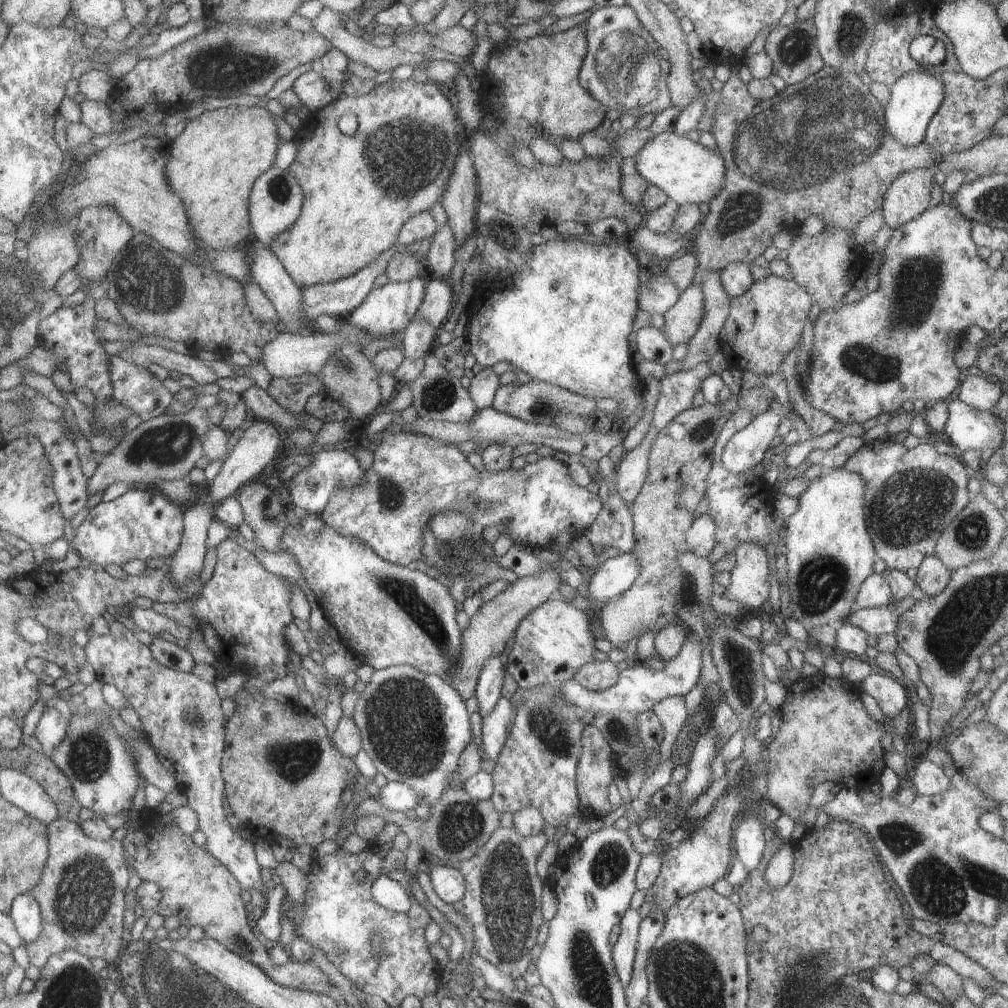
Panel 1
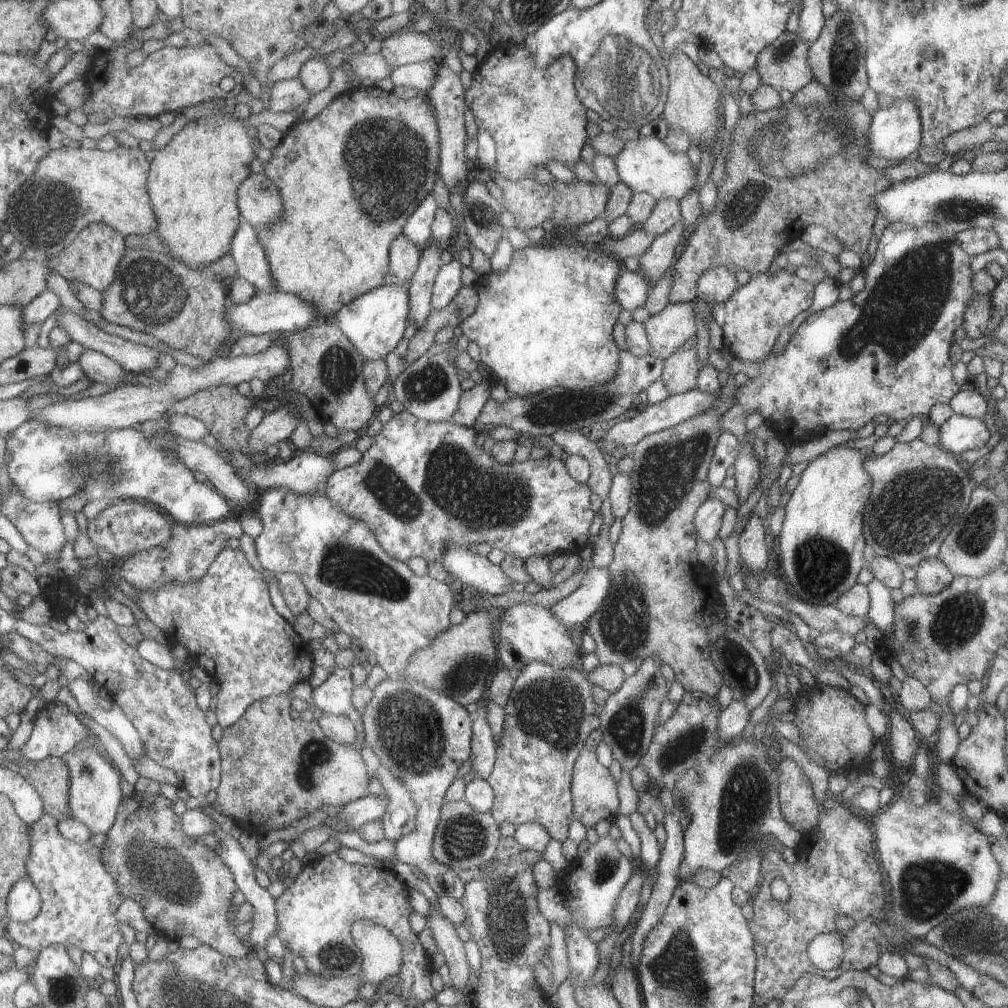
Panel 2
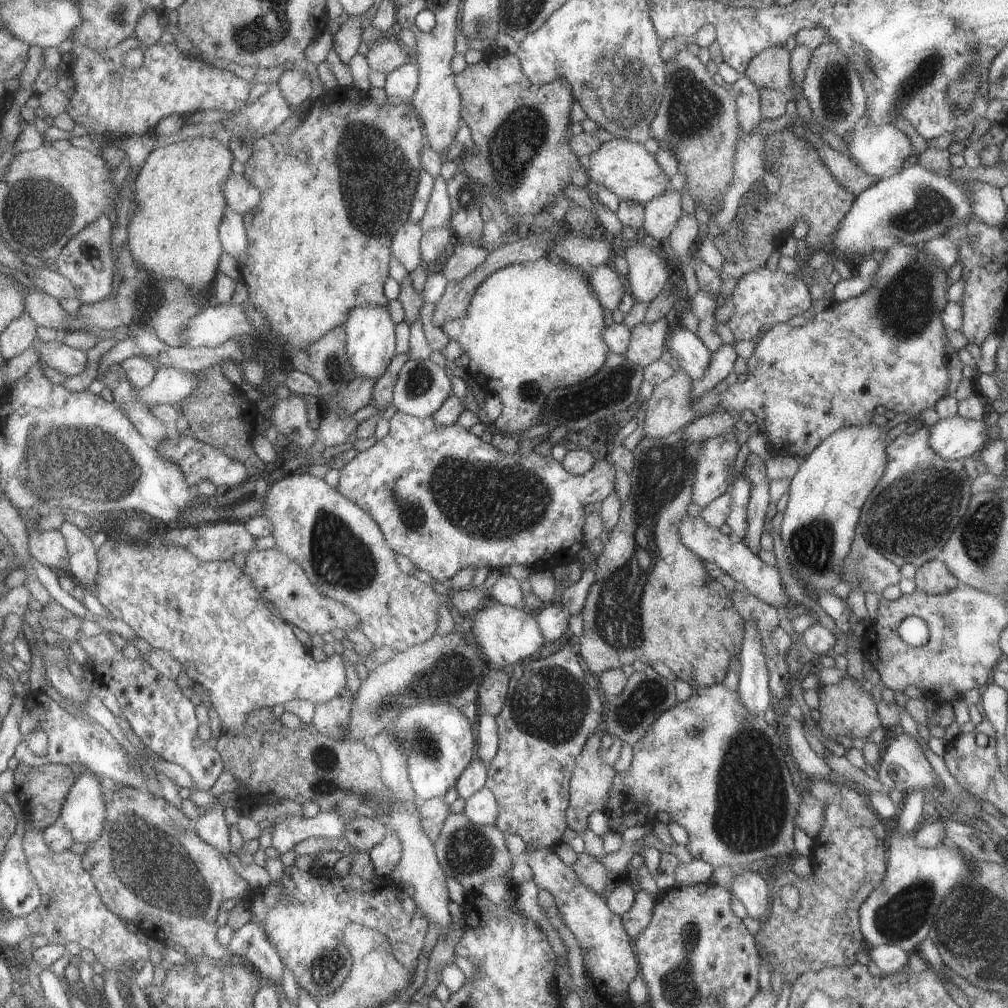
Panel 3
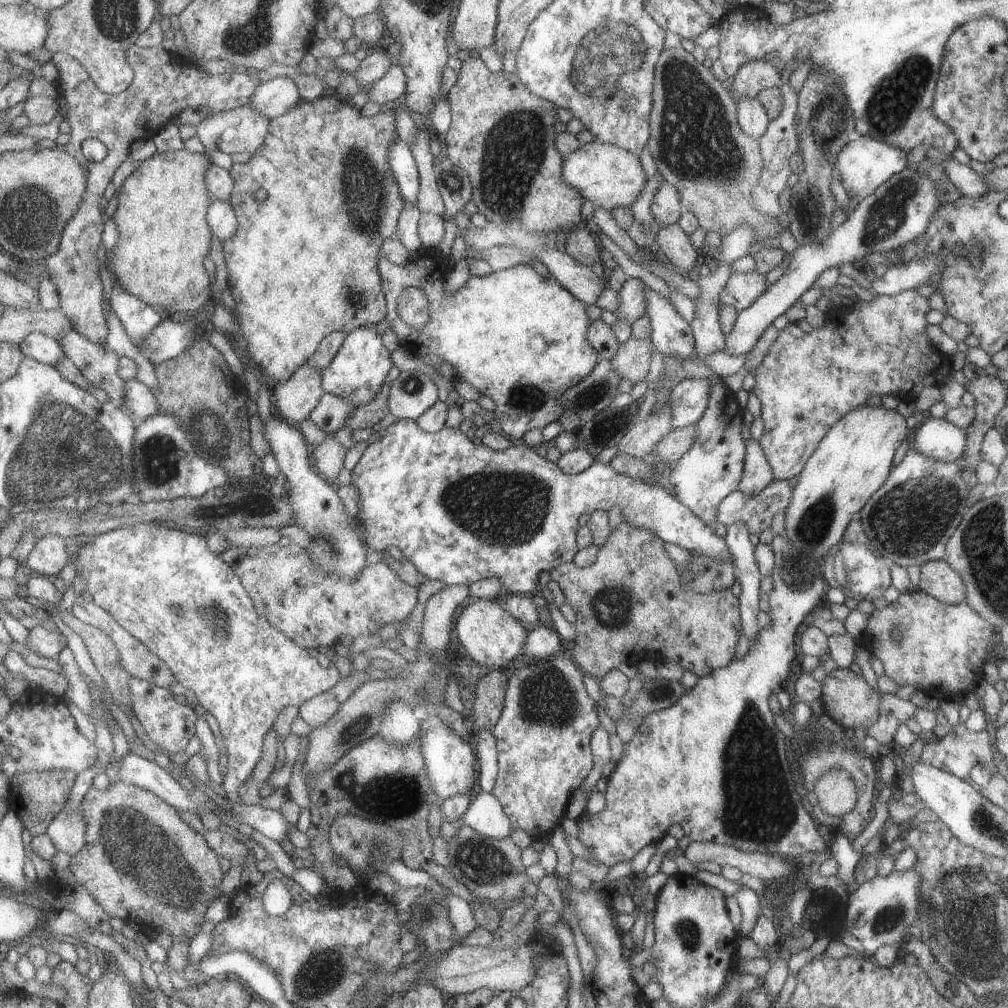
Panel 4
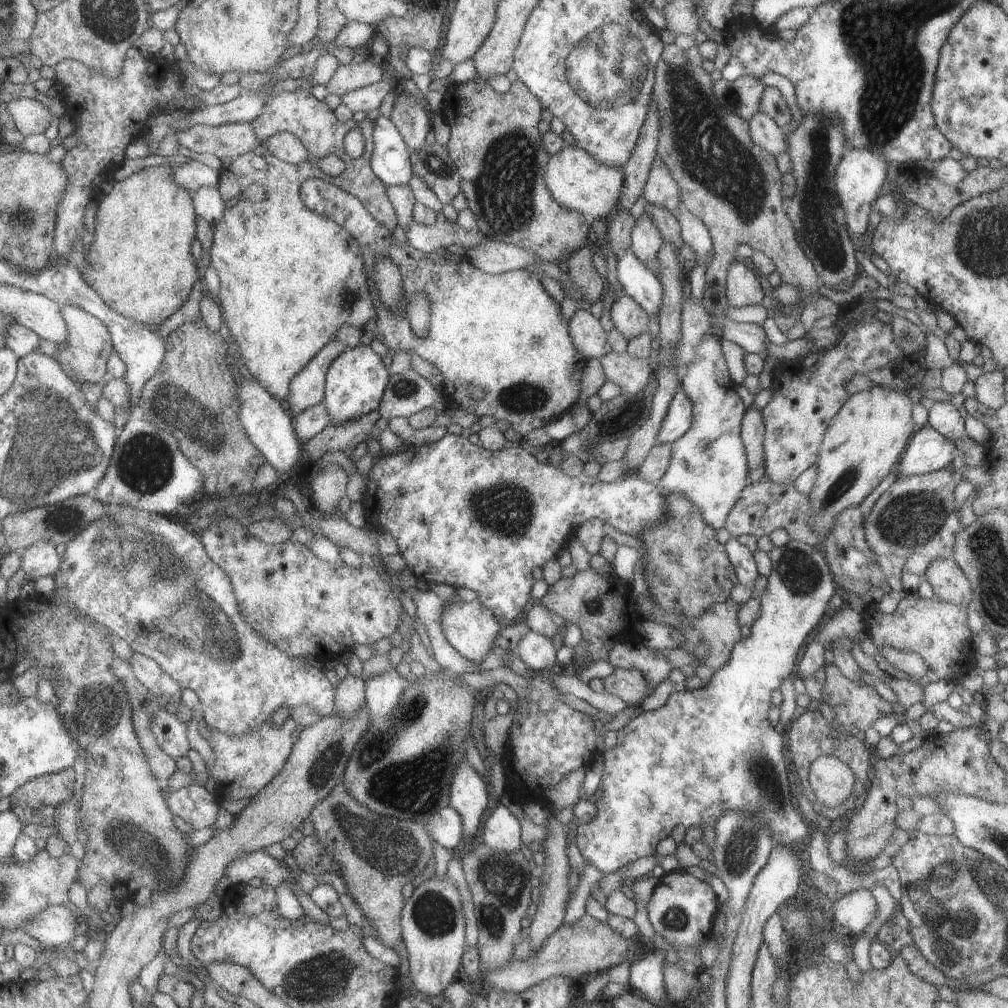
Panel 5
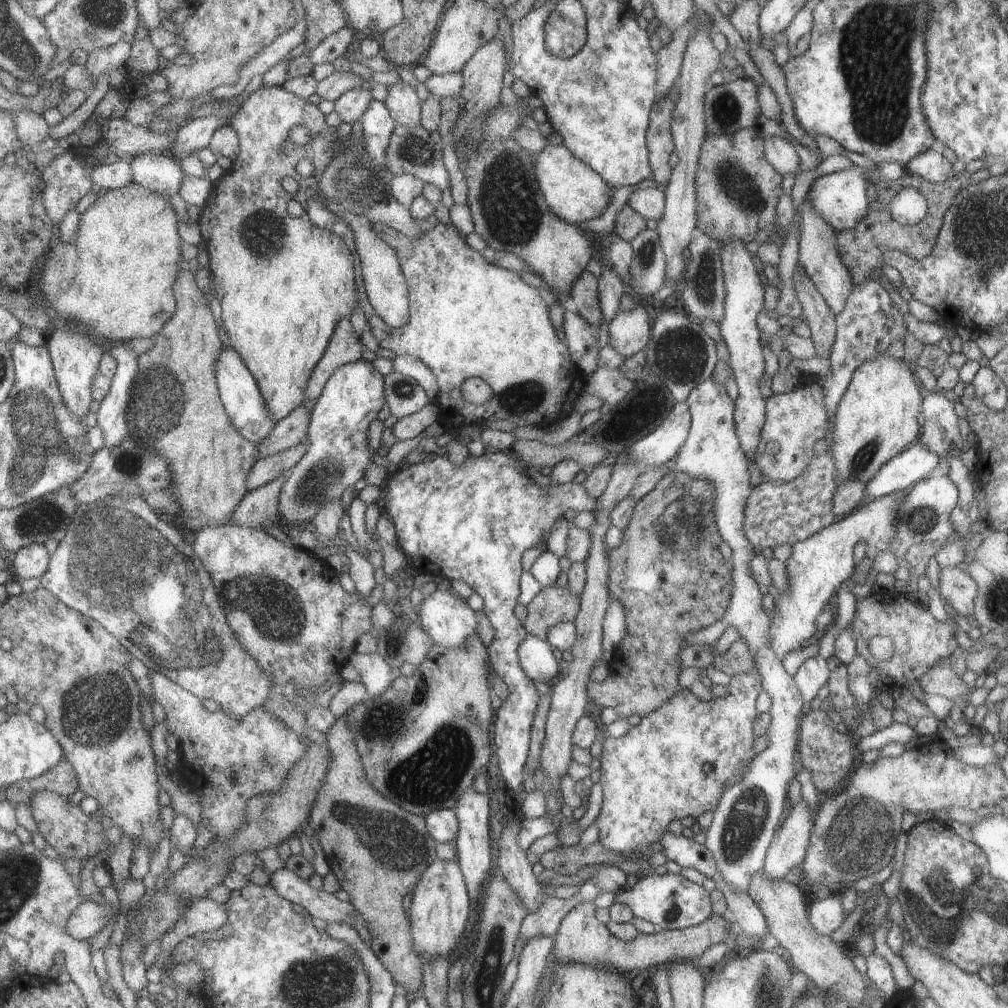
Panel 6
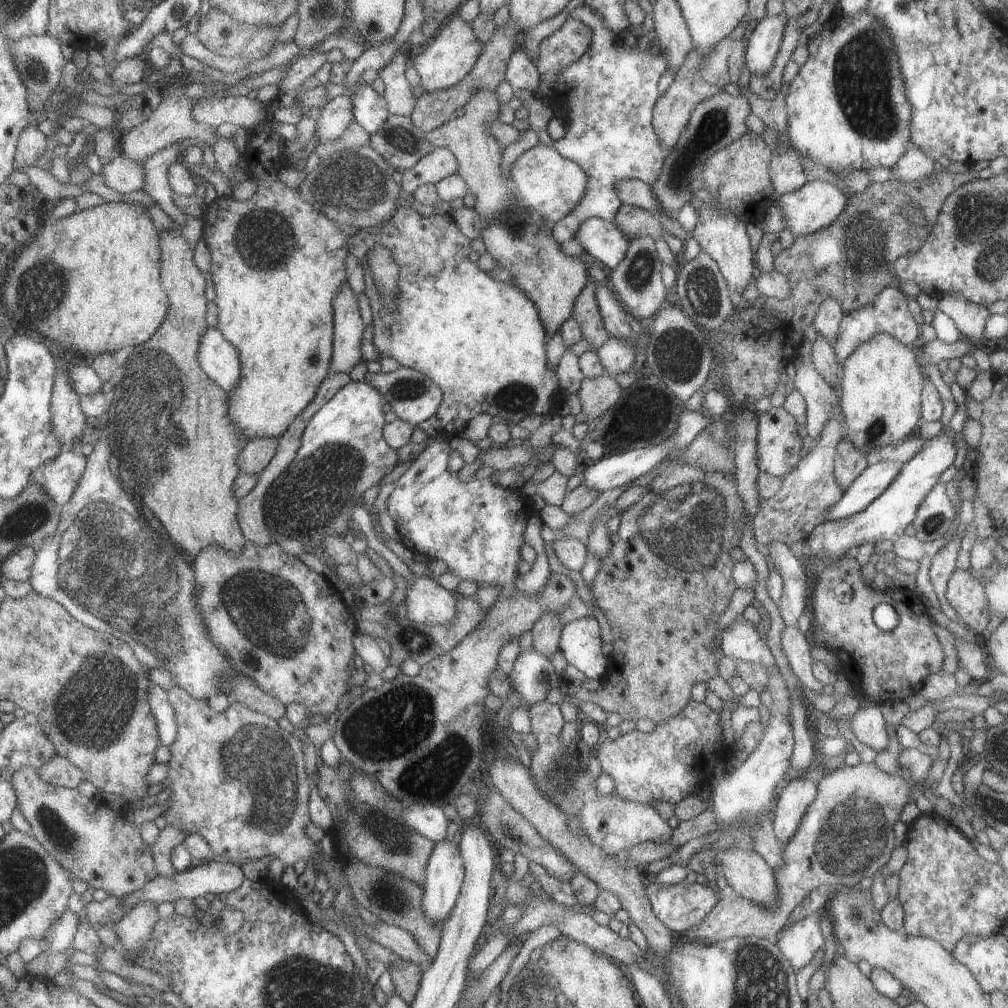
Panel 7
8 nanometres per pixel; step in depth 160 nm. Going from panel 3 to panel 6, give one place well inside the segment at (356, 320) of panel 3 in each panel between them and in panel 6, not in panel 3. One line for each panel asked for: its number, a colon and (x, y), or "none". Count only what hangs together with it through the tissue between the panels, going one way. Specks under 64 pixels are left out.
4: (358, 370)
5: (355, 381)
6: (337, 454)

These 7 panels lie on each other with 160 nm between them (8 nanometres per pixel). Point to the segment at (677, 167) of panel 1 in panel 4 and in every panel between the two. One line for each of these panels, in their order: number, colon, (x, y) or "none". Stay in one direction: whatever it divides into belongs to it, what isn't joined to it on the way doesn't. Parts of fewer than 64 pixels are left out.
2: (645, 164)
3: (623, 167)
4: (608, 176)

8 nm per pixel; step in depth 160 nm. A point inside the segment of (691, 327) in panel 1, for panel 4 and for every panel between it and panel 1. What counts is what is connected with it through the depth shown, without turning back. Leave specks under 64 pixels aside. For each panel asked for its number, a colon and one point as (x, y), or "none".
2: (666, 330)
3: (646, 342)
4: (631, 360)

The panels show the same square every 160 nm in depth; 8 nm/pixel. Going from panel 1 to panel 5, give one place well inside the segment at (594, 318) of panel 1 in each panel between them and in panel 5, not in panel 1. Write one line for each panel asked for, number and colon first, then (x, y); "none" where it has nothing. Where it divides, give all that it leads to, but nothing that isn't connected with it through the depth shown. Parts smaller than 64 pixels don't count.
2: (545, 321)
3: (529, 328)
4: (482, 329)
5: (503, 333)

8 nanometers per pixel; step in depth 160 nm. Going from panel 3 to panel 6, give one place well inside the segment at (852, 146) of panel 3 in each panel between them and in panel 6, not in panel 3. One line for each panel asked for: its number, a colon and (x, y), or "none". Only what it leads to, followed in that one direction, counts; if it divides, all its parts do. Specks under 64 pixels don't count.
4: (864, 163)
5: (860, 173)
6: (840, 198)

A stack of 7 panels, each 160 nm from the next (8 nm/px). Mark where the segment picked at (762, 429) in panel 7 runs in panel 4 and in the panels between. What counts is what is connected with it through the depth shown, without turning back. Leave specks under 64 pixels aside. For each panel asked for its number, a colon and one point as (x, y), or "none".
4: (807, 380)
5: (806, 392)
6: (793, 422)

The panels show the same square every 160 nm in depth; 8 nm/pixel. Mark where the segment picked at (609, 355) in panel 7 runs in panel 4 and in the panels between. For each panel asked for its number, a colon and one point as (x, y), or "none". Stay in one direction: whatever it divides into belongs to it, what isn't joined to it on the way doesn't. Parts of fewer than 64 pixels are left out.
4: (630, 306)
5: (626, 315)
6: (628, 331)

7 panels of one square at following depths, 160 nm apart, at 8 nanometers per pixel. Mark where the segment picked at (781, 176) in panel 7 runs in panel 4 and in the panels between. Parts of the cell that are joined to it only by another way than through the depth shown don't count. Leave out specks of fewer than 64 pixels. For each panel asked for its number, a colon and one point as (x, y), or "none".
4: (751, 116)
5: (764, 132)
6: (777, 151)

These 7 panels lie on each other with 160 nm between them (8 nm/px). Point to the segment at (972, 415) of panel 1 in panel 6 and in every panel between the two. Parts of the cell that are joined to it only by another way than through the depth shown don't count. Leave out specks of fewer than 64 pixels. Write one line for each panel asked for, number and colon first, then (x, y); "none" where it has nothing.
2: (959, 433)
3: (954, 438)
4: (936, 439)
5: (926, 451)
6: (915, 463)

